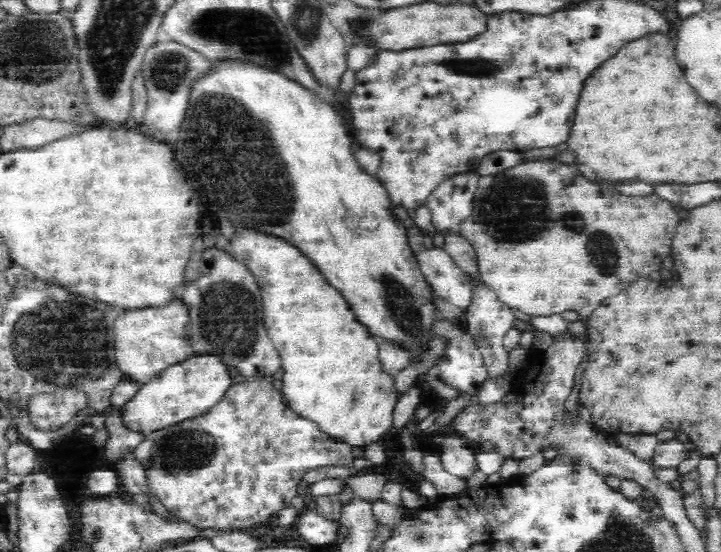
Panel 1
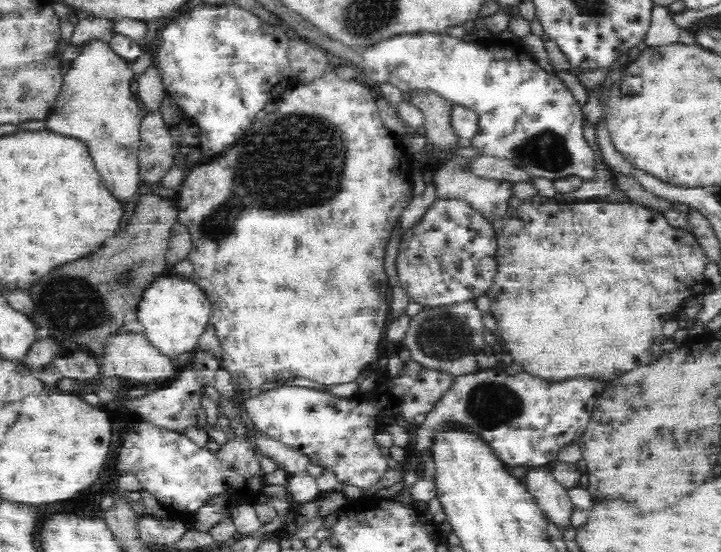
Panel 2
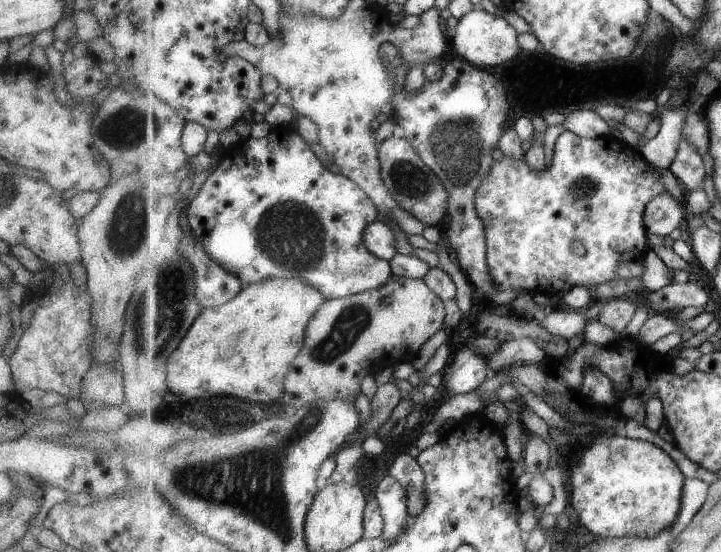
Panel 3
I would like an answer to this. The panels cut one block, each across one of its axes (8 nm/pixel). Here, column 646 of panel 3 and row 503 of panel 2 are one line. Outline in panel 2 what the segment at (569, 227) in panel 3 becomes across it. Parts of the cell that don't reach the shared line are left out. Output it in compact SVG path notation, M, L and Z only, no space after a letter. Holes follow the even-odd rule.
M220 367L215 372L213 386L218 390L220 396L220 406L225 410L225 417L229 422L229 433L227 440L218 448L218 452L212 452L208 448L200 448L186 434L178 431L166 430L160 428L151 422L140 420L136 424L132 424L132 428L128 426L126 430L120 432L120 452L115 456L116 462L114 466L120 474L123 470L130 470L136 473L136 478L140 481L141 488L149 492L161 505L161 509L178 513L179 520L184 524L190 524L189 518L194 515L202 506L206 506L210 500L221 496L229 506L252 505L260 496L266 483L264 470L260 466L260 456L254 448L254 444L248 440L248 432L252 431L249 421L245 418L245 412L242 409L240 401L236 401L236 396L241 395L232 380L232 375L226 369Z

